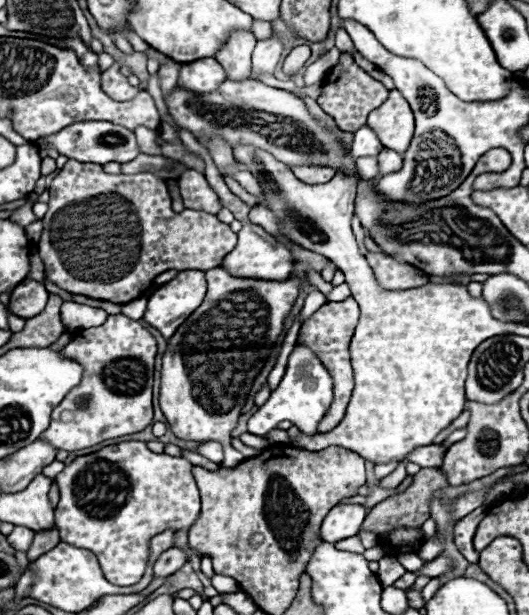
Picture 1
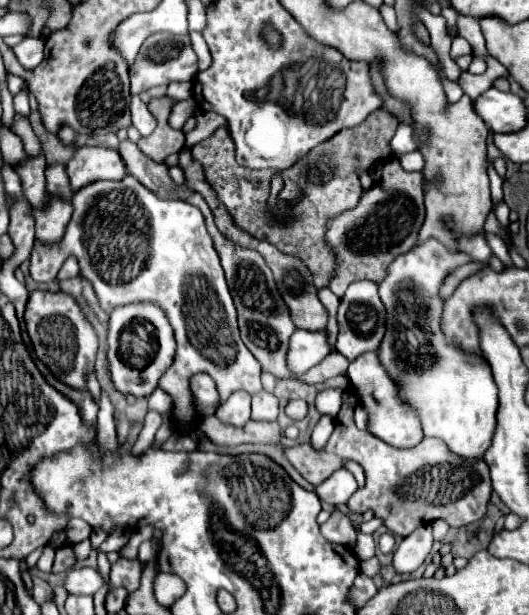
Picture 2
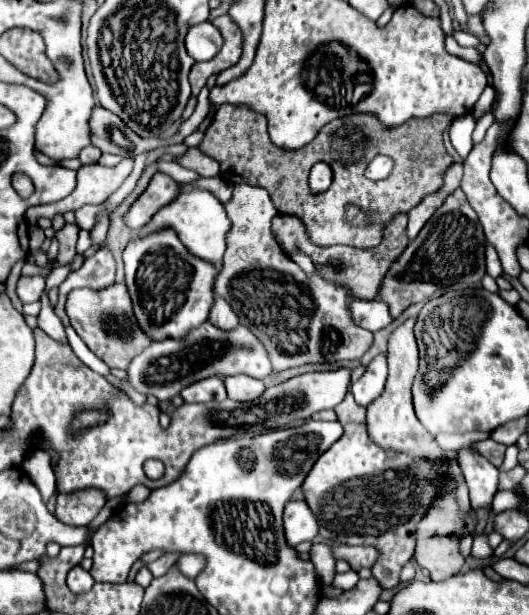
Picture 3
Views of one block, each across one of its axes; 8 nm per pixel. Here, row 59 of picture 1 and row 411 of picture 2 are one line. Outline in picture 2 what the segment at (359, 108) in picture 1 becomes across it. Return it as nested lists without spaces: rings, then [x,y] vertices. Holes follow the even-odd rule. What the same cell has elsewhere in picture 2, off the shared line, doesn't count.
[[[342,404],[340,414],[334,422],[336,428],[334,428],[328,444],[320,452],[316,452],[310,444],[282,448],[288,462],[312,486],[318,486],[318,482],[324,482],[334,470],[338,470],[342,466],[344,460],[356,460],[358,464],[362,464],[362,468],[366,472],[366,486],[358,488],[350,496],[348,506],[356,512],[366,512],[368,508],[372,508],[374,514],[384,520],[384,526],[392,534],[400,534],[400,536],[408,536],[420,524],[430,524],[436,518],[444,518],[450,526],[458,528],[458,526],[476,522],[486,514],[486,506],[488,506],[488,500],[492,494],[492,482],[490,482],[488,466],[482,462],[482,458],[468,464],[466,460],[462,460],[460,456],[450,452],[450,448],[446,448],[446,442],[438,440],[438,438],[424,438],[418,446],[406,448],[406,450],[392,448],[386,442],[372,436],[370,432],[358,430],[352,420],[352,414],[354,414],[354,408],[350,404]],[[434,468],[458,468],[468,474],[462,474],[460,480],[456,480],[452,484],[450,484],[450,480],[448,480],[448,484],[442,482],[444,490],[438,488],[438,492],[434,494],[434,484],[432,484],[432,488],[426,488],[426,482],[432,480]],[[446,486],[448,486],[448,490],[446,490]],[[384,488],[388,488],[386,500],[384,500]]]

